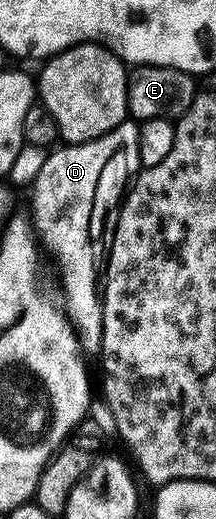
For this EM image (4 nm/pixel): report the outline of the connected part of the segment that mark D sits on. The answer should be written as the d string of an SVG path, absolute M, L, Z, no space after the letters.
M127 120L120 123L112 132L93 138L91 142L62 144L51 149L30 190L34 190L30 194L30 210L34 213L32 230L41 249L43 251L46 249L58 265L58 274L62 277L62 294L66 297L65 317L76 335L79 347L85 353L87 350L94 355L102 349L103 295L100 293L100 275L104 270L104 255L107 253L107 243L112 237L111 231L115 223L115 219L111 216L117 215L120 203L128 190L127 183L135 173L134 166L136 167L138 162L138 128L137 121Z

